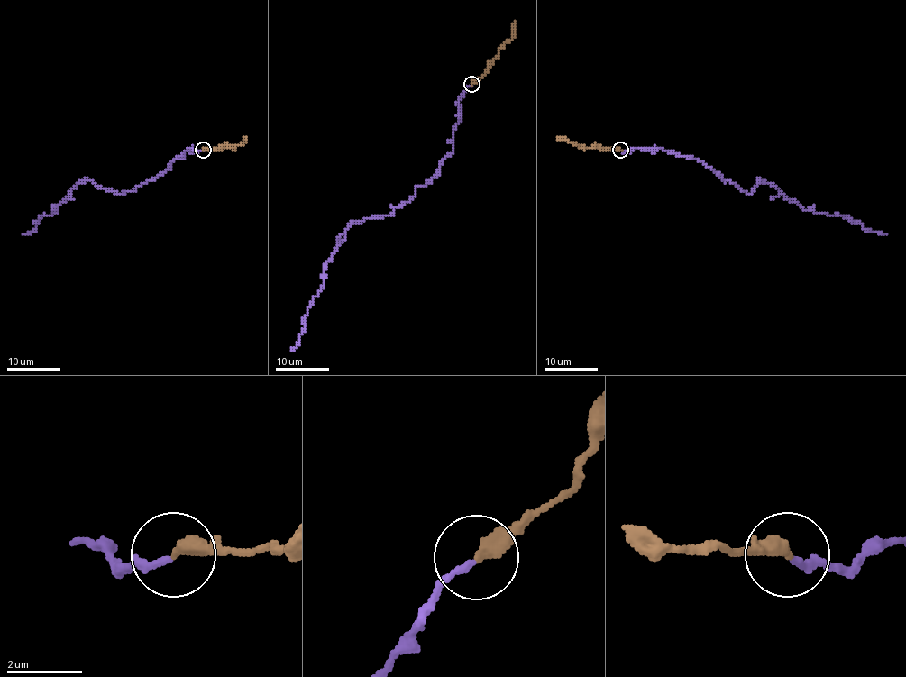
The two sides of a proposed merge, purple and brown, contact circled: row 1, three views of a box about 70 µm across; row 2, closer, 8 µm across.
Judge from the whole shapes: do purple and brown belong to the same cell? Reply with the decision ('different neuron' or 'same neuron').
different neuron

